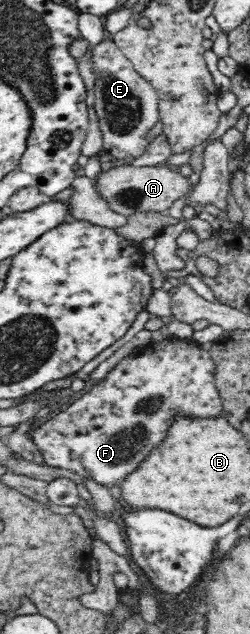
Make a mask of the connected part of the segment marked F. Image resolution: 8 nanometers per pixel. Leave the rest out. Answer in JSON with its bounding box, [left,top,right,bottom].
[32,336,223,487]

